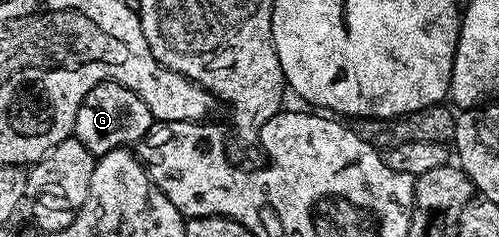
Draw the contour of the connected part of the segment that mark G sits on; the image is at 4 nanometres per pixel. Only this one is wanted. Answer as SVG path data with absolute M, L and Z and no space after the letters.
M103 81L95 85L82 99L76 116L74 136L86 146L93 155L109 153L115 149L132 147L148 134L148 128L154 123L150 107L134 95L125 85L116 81Z

